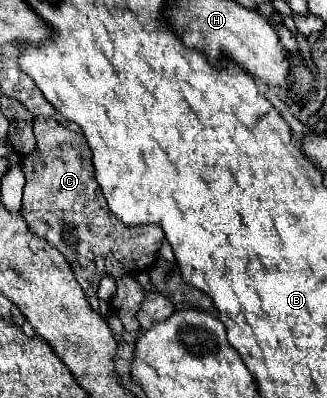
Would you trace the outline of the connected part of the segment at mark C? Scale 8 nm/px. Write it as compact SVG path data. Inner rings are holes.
M35 116L33 132L37 138L37 150L23 158L23 172L27 184L23 190L23 208L21 208L31 232L37 234L39 238L45 238L55 250L59 250L65 256L65 260L69 262L75 274L75 280L81 284L85 294L95 294L99 282L105 276L119 280L125 274L145 272L157 260L157 252L165 238L163 230L155 224L125 226L121 220L113 216L113 212L109 212L107 202L93 174L91 148L87 146L87 140L81 132L73 132L61 126L59 122L55 122L53 118L45 118L45 116Z

